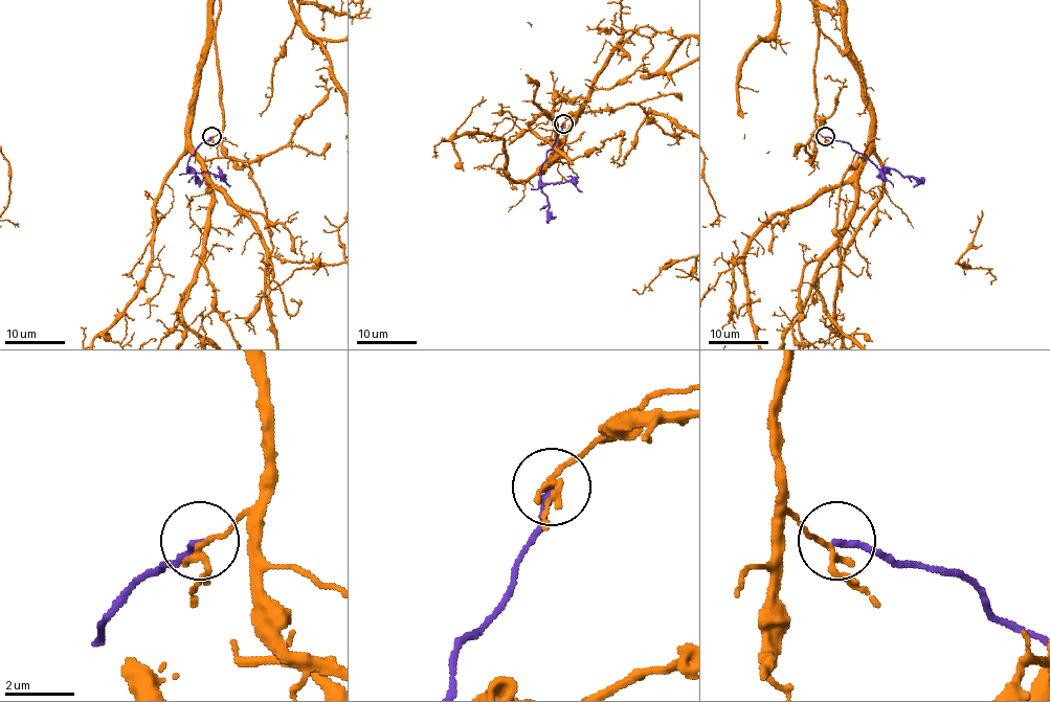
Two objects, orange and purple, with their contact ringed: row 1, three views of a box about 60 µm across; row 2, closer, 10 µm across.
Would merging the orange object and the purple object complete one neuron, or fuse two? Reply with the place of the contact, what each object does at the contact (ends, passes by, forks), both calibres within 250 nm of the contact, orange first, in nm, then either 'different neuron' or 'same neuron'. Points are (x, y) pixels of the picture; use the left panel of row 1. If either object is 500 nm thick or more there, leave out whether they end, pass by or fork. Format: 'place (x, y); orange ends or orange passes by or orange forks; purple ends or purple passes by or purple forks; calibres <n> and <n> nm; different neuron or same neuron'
place (211, 136); orange passes by; purple ends; calibres 160 and 200 nm; different neuron

